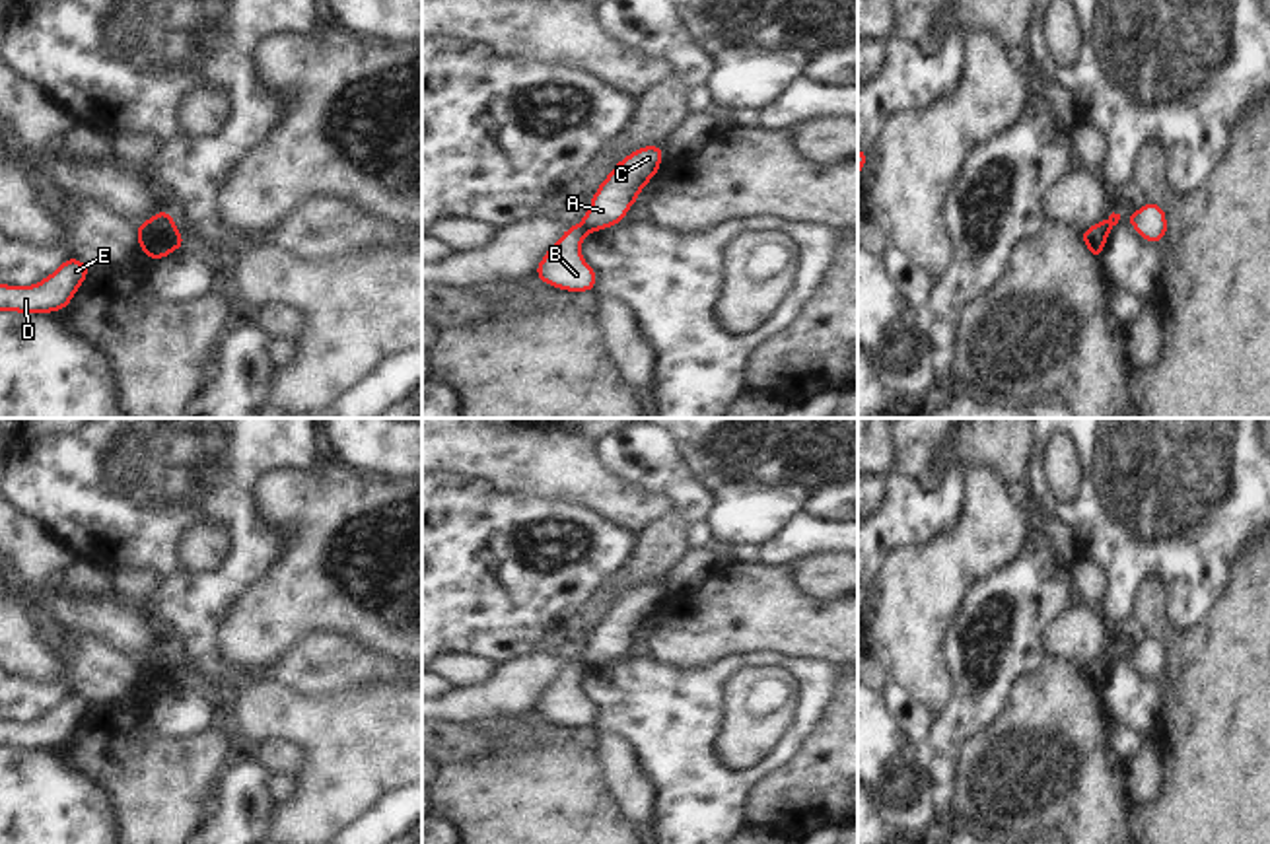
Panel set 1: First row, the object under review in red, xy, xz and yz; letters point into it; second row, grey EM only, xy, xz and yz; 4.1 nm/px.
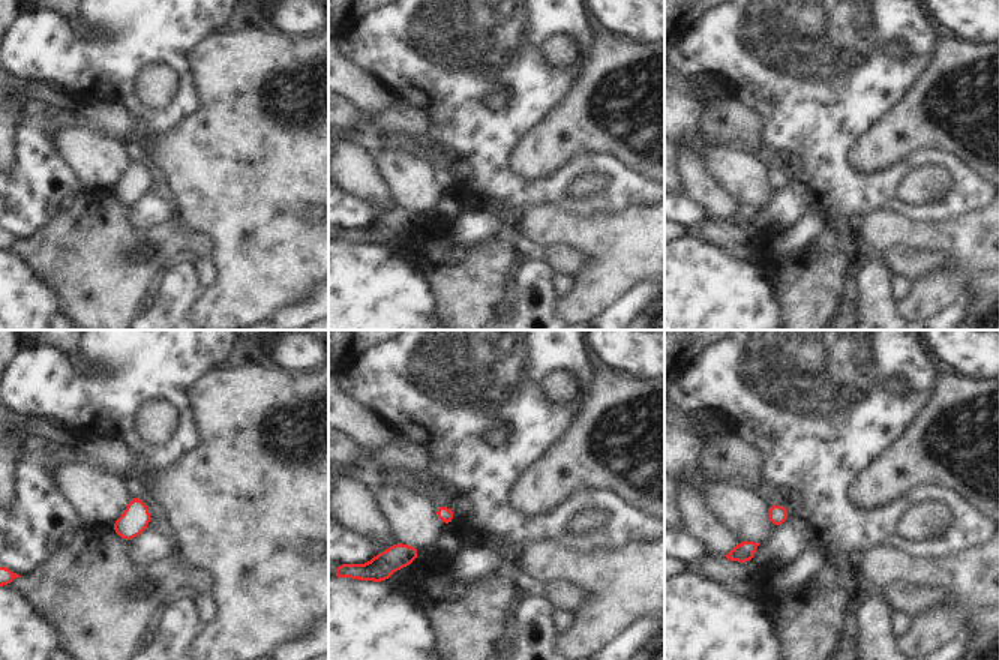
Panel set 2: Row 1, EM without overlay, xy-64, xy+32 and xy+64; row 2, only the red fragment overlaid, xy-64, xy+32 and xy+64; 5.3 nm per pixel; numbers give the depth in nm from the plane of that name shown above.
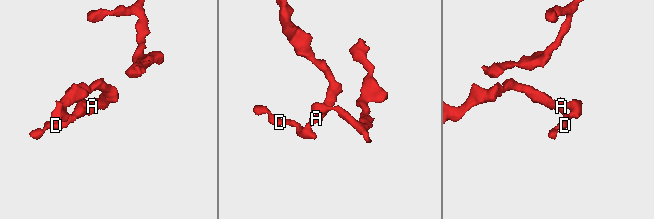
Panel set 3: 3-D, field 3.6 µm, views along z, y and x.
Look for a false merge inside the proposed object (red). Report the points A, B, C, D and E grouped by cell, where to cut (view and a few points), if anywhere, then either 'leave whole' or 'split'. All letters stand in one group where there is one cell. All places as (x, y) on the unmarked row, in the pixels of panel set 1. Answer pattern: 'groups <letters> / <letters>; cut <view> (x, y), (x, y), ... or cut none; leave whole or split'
groups A C / B D E; cut xz (580, 660), (590, 668); split

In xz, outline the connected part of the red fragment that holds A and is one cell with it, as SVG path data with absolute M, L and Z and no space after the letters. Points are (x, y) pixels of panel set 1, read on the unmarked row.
M652 580L622 593L597 622L580 661L593 669L624 657L640 626L657 611L663 589L663 581Z

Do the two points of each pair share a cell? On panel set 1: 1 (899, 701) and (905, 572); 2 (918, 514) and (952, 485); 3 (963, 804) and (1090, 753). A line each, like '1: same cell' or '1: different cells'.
1: different cells
2: same cell
3: same cell

